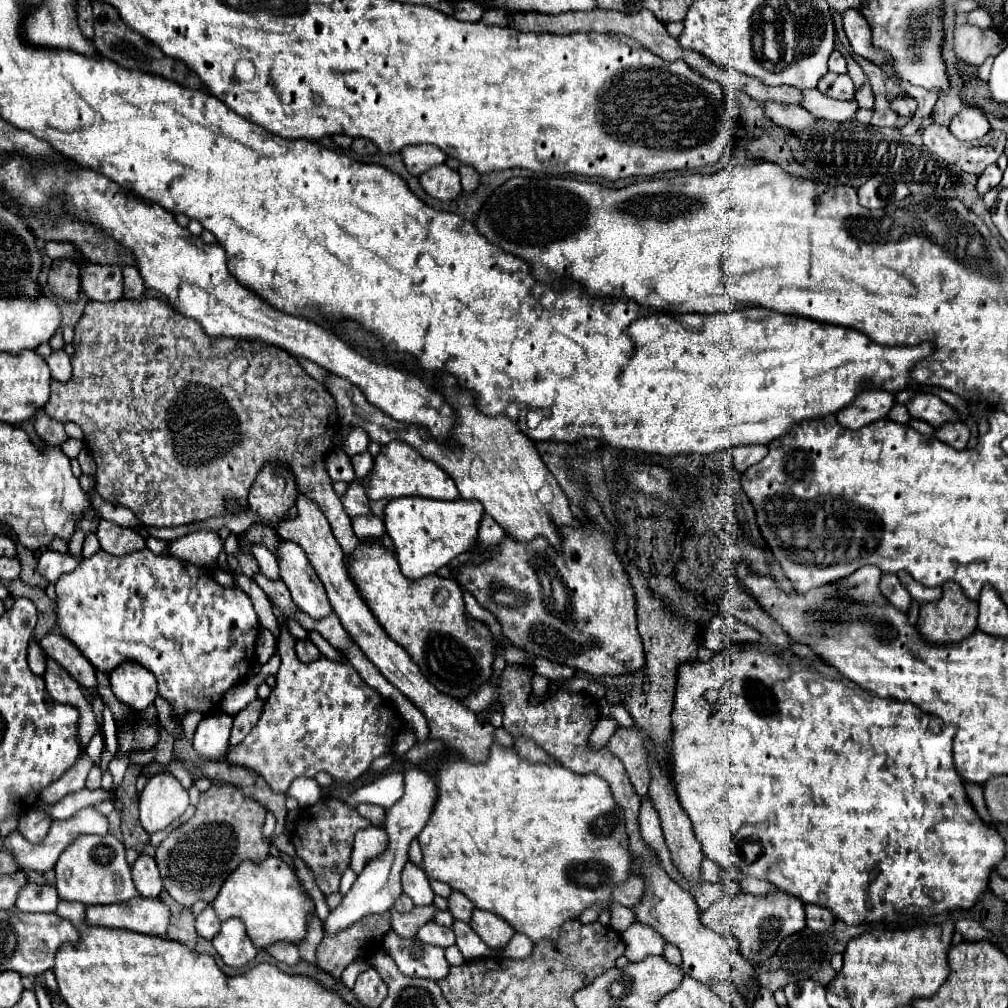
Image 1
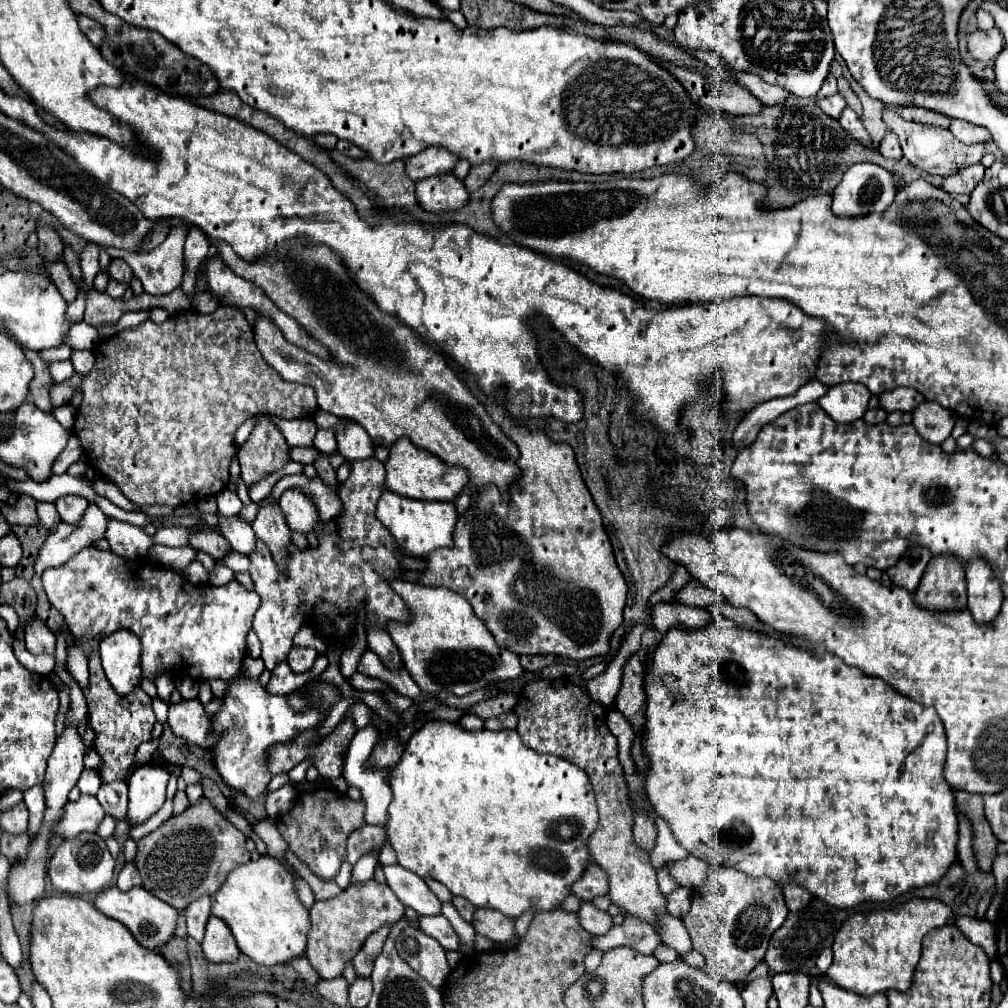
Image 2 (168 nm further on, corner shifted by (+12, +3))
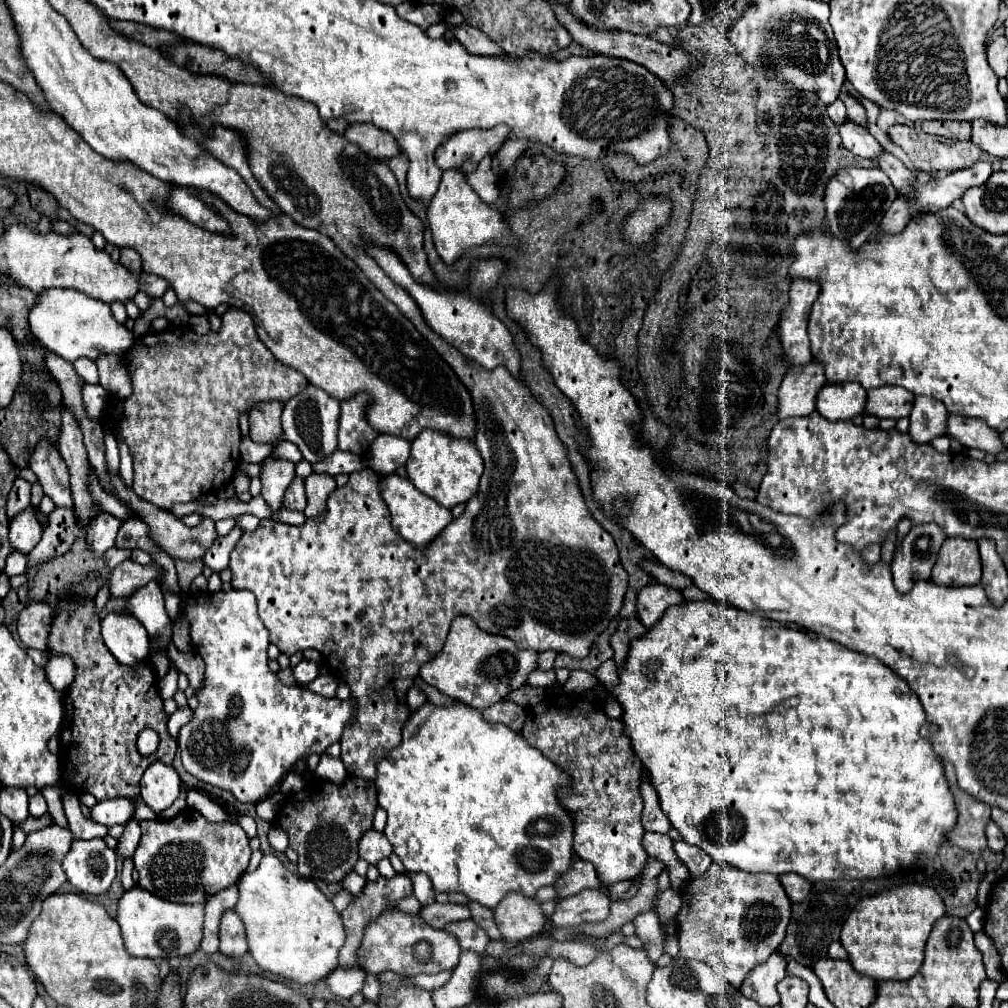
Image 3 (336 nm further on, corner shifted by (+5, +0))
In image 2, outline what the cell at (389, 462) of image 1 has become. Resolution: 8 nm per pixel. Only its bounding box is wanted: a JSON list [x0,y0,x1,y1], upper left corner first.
[384,438,468,500]

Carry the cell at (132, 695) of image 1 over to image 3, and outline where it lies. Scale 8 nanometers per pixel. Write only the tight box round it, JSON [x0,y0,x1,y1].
[101,613,149,665]

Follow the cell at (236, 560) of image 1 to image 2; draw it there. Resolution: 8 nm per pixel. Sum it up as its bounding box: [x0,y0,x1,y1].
[190,532,232,560]

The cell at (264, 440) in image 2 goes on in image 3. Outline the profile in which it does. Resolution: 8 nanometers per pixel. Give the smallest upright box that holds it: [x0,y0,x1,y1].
[249,401,281,443]

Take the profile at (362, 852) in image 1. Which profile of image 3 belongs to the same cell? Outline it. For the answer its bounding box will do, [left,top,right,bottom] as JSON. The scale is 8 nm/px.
[359,829,391,865]

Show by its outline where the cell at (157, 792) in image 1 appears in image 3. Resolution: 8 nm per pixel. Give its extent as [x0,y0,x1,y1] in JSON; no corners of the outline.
[141,763,181,813]

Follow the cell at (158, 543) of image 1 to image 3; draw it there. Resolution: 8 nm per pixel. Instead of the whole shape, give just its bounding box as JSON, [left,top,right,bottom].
[203,527,241,573]

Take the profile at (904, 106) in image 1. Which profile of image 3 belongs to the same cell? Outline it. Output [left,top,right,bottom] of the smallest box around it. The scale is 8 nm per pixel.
[921,121,971,139]

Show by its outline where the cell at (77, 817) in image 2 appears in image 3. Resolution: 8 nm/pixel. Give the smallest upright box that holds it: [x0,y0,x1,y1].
[91,797,135,827]

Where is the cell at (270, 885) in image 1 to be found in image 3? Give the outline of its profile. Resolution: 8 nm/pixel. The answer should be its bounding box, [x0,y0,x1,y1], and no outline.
[235,855,345,983]

